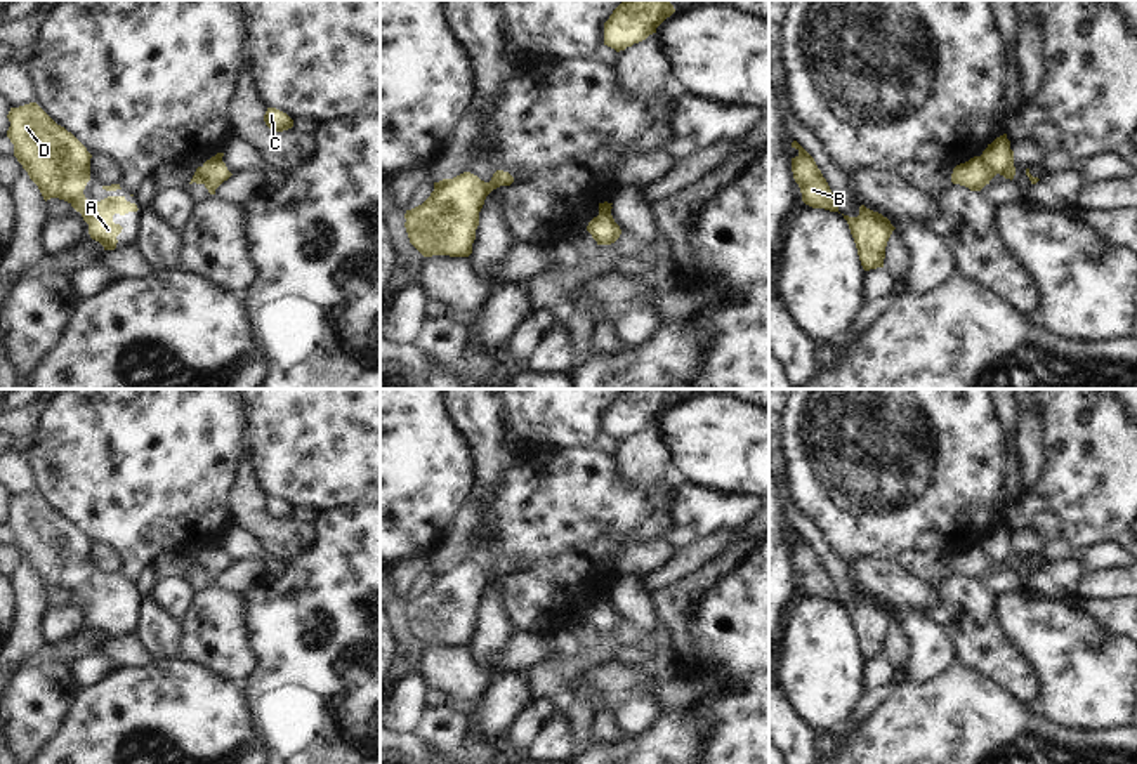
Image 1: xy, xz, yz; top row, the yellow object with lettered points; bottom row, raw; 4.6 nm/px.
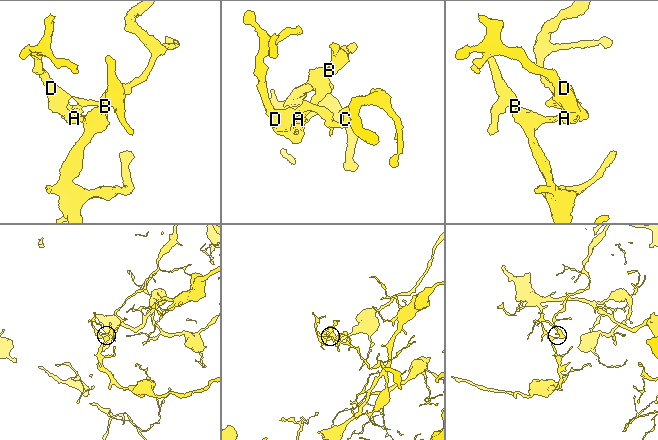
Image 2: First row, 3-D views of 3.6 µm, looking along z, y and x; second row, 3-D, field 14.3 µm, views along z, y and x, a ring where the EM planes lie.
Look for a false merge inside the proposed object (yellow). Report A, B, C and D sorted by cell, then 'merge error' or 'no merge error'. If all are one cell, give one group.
groups A B D / C; merge error

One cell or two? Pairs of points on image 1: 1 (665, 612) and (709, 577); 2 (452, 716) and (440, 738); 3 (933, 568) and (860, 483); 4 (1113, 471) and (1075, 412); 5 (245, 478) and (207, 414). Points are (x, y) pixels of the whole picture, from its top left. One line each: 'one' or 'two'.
1: one
2: one
3: two
4: one
5: two

